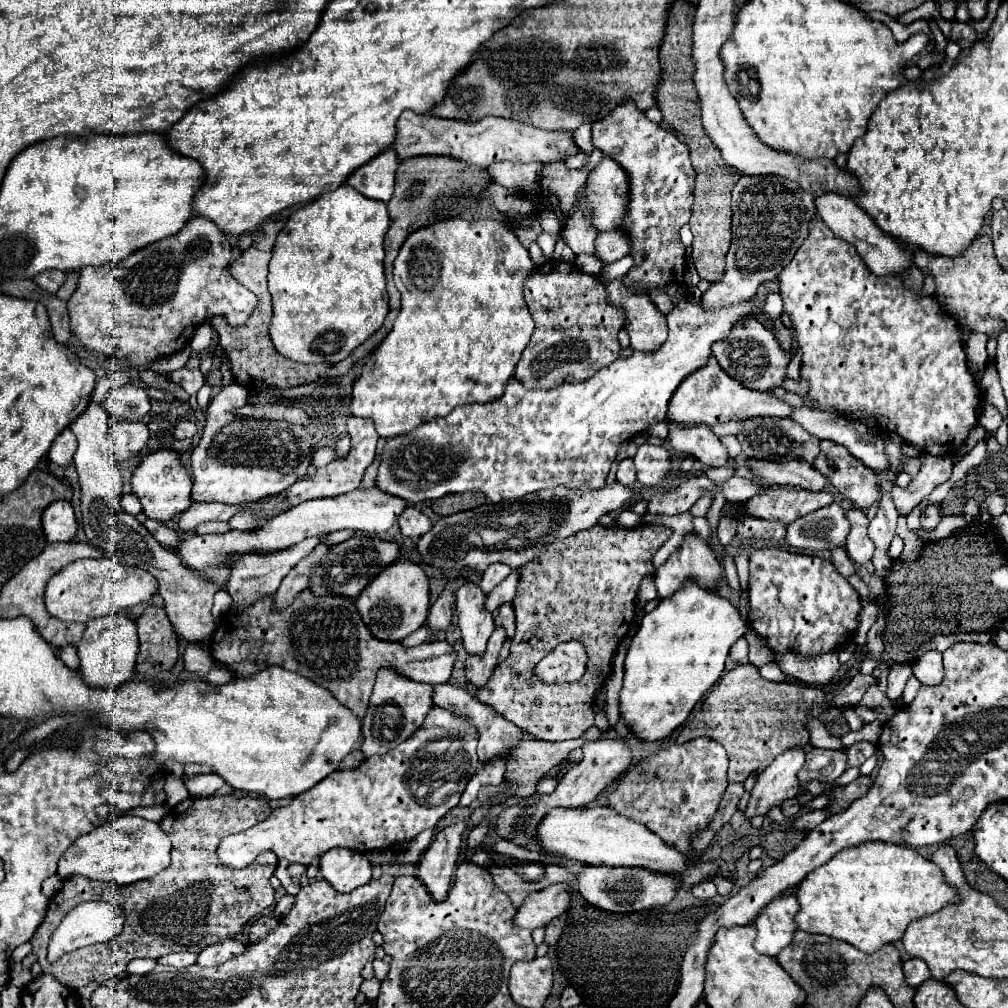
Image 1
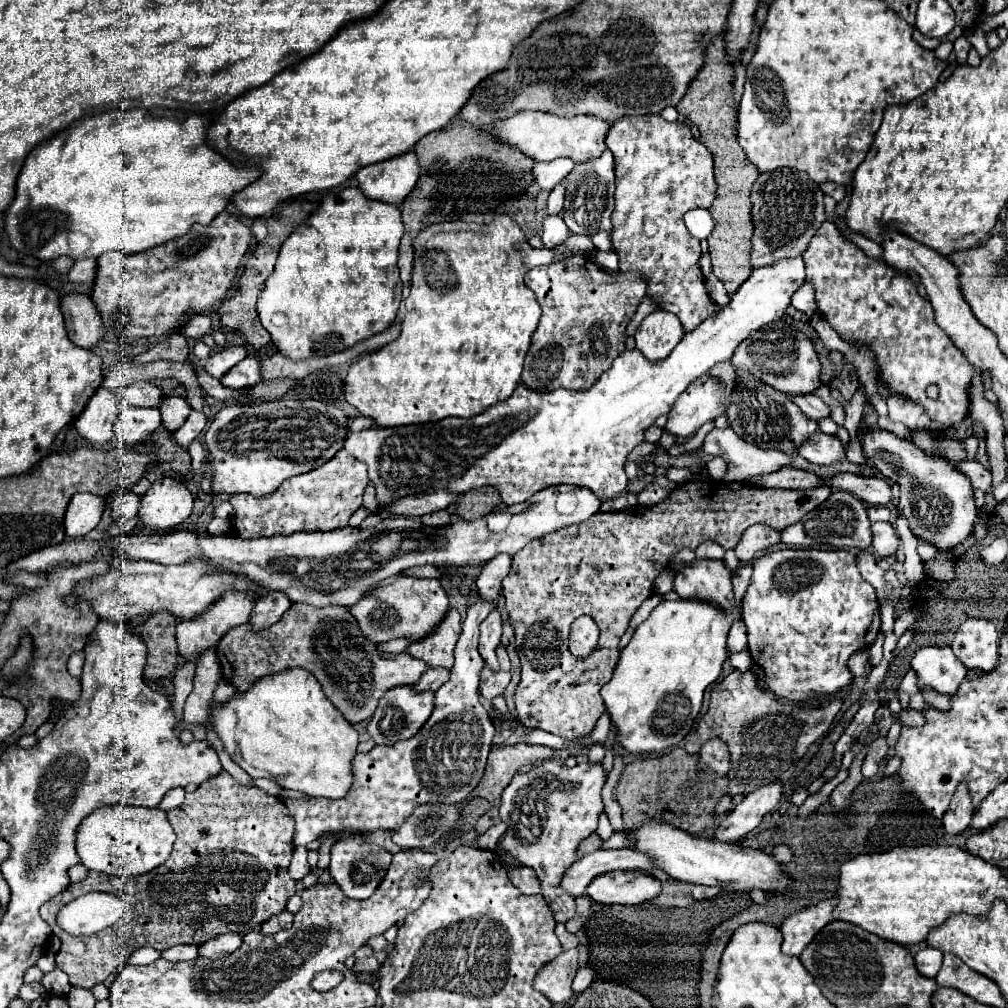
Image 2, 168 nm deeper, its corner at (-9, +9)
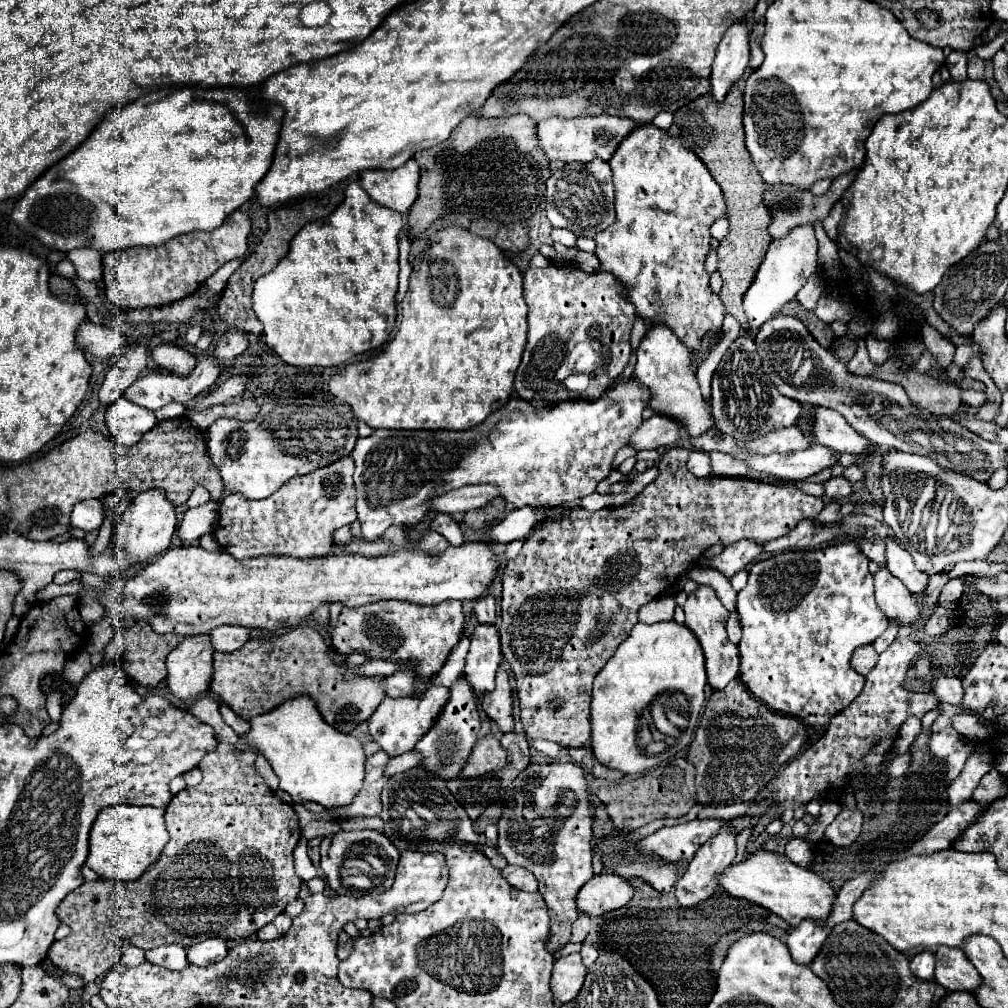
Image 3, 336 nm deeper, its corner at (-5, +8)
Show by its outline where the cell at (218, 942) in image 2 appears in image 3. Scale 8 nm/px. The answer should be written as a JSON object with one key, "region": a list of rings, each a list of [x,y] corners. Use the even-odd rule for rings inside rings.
{"region":[[[206,939],[188,949],[188,961],[196,965],[210,965],[226,957],[228,941],[226,939]]]}

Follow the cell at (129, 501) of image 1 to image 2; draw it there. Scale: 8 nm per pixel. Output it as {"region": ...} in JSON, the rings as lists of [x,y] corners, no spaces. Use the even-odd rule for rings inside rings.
{"region":[[[124,490],[124,492],[118,492],[118,496],[114,496],[110,504],[112,504],[112,520],[124,522],[124,520],[130,520],[136,516],[140,498],[134,492]]]}

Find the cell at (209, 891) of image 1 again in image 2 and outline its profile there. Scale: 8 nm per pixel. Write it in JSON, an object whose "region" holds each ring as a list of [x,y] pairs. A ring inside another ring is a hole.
{"region":[[[222,770],[218,776],[202,782],[196,792],[186,794],[184,802],[178,808],[168,810],[168,820],[178,838],[174,842],[174,850],[170,858],[164,864],[136,878],[106,876],[102,872],[90,872],[86,880],[72,882],[62,894],[48,900],[40,908],[40,914],[52,928],[52,934],[62,938],[62,948],[56,952],[56,966],[68,974],[72,986],[90,990],[92,986],[102,984],[110,974],[122,968],[128,956],[140,946],[166,950],[176,944],[200,946],[206,940],[226,932],[246,934],[248,930],[260,926],[274,914],[280,914],[282,910],[286,910],[288,900],[296,894],[296,880],[288,876],[288,866],[294,852],[294,844],[292,844],[294,818],[280,798],[268,796],[264,790],[256,786],[244,786],[236,782],[226,770]],[[88,892],[110,892],[122,898],[122,902],[126,902],[128,908],[136,912],[134,928],[122,928],[118,932],[108,932],[108,934],[104,932],[104,936],[94,934],[94,936],[72,938],[72,934],[66,934],[56,924],[58,910],[64,904]]]}

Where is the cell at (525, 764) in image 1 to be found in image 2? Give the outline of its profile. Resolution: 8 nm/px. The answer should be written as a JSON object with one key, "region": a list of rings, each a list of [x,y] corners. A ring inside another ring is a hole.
{"region":[[[516,744],[516,746],[504,746],[504,748],[492,748],[486,764],[486,772],[482,782],[476,786],[474,794],[486,798],[492,808],[488,816],[498,816],[500,796],[502,790],[510,784],[510,778],[524,766],[524,764],[540,764],[548,758],[552,758],[554,750],[546,746],[530,746],[530,744]]]}

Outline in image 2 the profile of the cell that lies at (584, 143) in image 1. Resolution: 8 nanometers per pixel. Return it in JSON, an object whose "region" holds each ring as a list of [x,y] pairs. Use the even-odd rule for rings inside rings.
{"region":[[[566,180],[559,183],[554,190],[552,190],[552,194],[550,194],[550,198],[548,198],[548,214],[550,216],[558,216],[560,212],[562,212],[562,206],[564,206],[564,194],[566,192]]]}

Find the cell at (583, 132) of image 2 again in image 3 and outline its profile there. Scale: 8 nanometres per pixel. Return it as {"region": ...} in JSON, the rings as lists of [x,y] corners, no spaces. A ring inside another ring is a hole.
{"region":[[[598,115],[598,117],[576,117],[576,119],[560,119],[550,117],[546,121],[536,123],[536,135],[540,141],[540,147],[546,151],[546,157],[550,161],[562,161],[562,163],[588,163],[596,157],[608,161],[612,153],[616,151],[618,143],[636,127],[632,119],[622,117],[610,117],[610,115]]]}

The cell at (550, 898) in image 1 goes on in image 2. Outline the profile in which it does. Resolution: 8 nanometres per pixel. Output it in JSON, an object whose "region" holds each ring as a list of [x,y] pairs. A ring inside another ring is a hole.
{"region":[[[636,848],[620,850],[596,850],[590,856],[576,860],[562,878],[562,888],[572,896],[582,896],[586,886],[600,874],[612,870],[640,870],[650,872],[656,866],[652,858]]]}

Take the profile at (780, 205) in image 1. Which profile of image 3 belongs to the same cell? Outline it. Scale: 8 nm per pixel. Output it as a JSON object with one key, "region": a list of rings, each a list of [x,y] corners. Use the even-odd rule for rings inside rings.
{"region":[[[850,173],[850,175],[842,175],[838,179],[832,181],[832,187],[826,195],[812,195],[808,189],[800,189],[800,187],[782,187],[778,183],[778,187],[774,185],[766,185],[766,191],[764,191],[764,203],[770,211],[770,217],[772,217],[772,223],[768,227],[770,231],[770,237],[772,239],[782,239],[786,237],[786,233],[790,233],[790,229],[794,227],[800,227],[804,223],[816,223],[816,221],[824,221],[832,209],[832,205],[842,197],[842,193],[850,187],[852,179],[854,179],[856,173]]]}

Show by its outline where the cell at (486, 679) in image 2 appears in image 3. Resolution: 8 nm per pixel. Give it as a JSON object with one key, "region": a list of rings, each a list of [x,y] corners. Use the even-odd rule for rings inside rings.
{"region":[[[500,663],[498,673],[496,673],[496,687],[494,691],[488,691],[486,695],[482,695],[480,699],[480,707],[484,709],[484,713],[498,723],[500,731],[510,731],[514,729],[514,699],[512,699],[512,689],[508,683],[508,663]]]}

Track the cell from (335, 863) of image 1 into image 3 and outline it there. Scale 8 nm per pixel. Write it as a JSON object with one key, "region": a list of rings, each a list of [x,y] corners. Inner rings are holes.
{"region":[[[340,831],[332,837],[326,837],[320,845],[320,867],[326,875],[328,885],[338,895],[368,895],[368,893],[382,893],[392,887],[396,863],[400,851],[380,833],[380,831]]]}

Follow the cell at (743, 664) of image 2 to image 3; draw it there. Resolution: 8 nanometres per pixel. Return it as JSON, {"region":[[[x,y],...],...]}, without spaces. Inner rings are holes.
{"region":[[[698,585],[698,589],[688,595],[684,613],[686,613],[686,625],[700,639],[700,645],[704,649],[708,683],[714,689],[724,689],[734,677],[738,677],[738,649],[734,643],[728,641],[728,635],[726,635],[726,619],[730,611],[720,603],[716,591],[710,585]]]}

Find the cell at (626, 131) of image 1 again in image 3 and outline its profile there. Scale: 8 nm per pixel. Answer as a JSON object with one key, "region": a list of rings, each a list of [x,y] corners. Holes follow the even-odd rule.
{"region":[[[638,125],[630,135],[626,135],[626,139],[618,145],[618,151],[612,155],[610,167],[612,167],[614,189],[616,189],[616,223],[594,237],[594,241],[596,241],[596,257],[600,259],[600,271],[612,273],[618,281],[622,281],[628,287],[628,297],[630,297],[630,301],[636,307],[636,315],[640,315],[642,319],[646,319],[650,323],[664,323],[664,325],[668,325],[676,333],[676,337],[690,351],[696,351],[700,347],[700,339],[702,339],[702,335],[706,331],[718,331],[718,327],[722,327],[722,319],[724,319],[724,313],[726,313],[720,297],[710,291],[710,285],[708,285],[710,277],[704,271],[704,257],[710,251],[710,231],[708,231],[708,227],[710,227],[710,223],[714,219],[724,217],[724,211],[726,211],[722,189],[714,181],[714,177],[710,175],[706,165],[694,155],[694,151],[684,147],[684,143],[682,143],[682,139],[678,135],[670,135],[668,131],[662,131],[658,127],[652,127],[652,125]]]}

